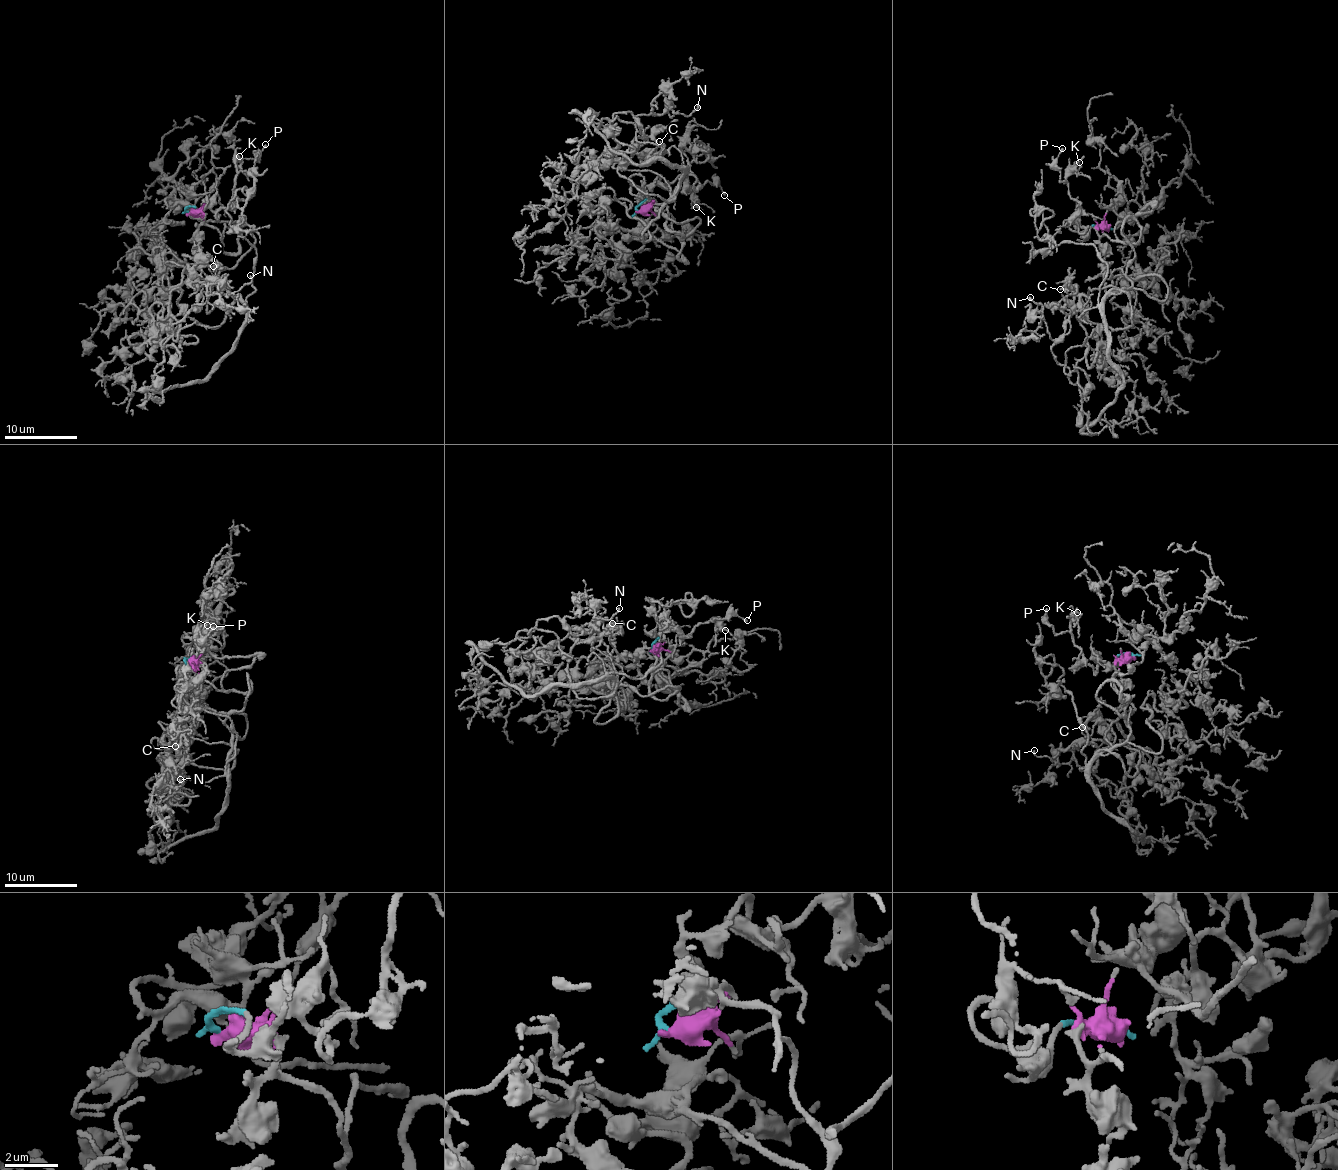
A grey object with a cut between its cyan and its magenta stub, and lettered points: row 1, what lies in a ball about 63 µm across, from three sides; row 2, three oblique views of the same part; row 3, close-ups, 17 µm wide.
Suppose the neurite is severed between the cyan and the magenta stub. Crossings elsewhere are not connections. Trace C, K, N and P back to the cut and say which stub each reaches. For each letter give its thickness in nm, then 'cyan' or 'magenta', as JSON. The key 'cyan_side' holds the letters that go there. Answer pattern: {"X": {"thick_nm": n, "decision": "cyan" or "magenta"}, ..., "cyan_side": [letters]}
{"C": {"thick_nm": 150, "decision": "magenta"}, "K": {"thick_nm": 150, "decision": "cyan"}, "N": {"thick_nm": 160, "decision": "magenta"}, "P": {"thick_nm": 180, "decision": "cyan"}, "cyan_side": ["K", "P"]}

